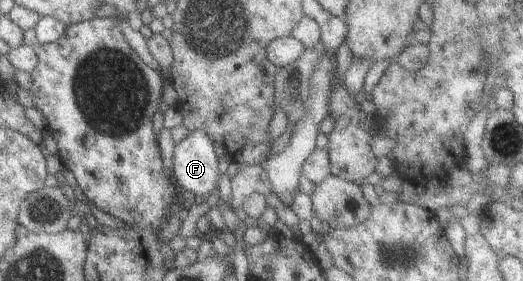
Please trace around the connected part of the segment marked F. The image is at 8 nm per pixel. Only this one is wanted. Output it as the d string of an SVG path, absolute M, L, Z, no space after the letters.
M200 130L188 132L183 140L173 145L169 171L180 191L206 196L217 188L220 172L214 145Z

